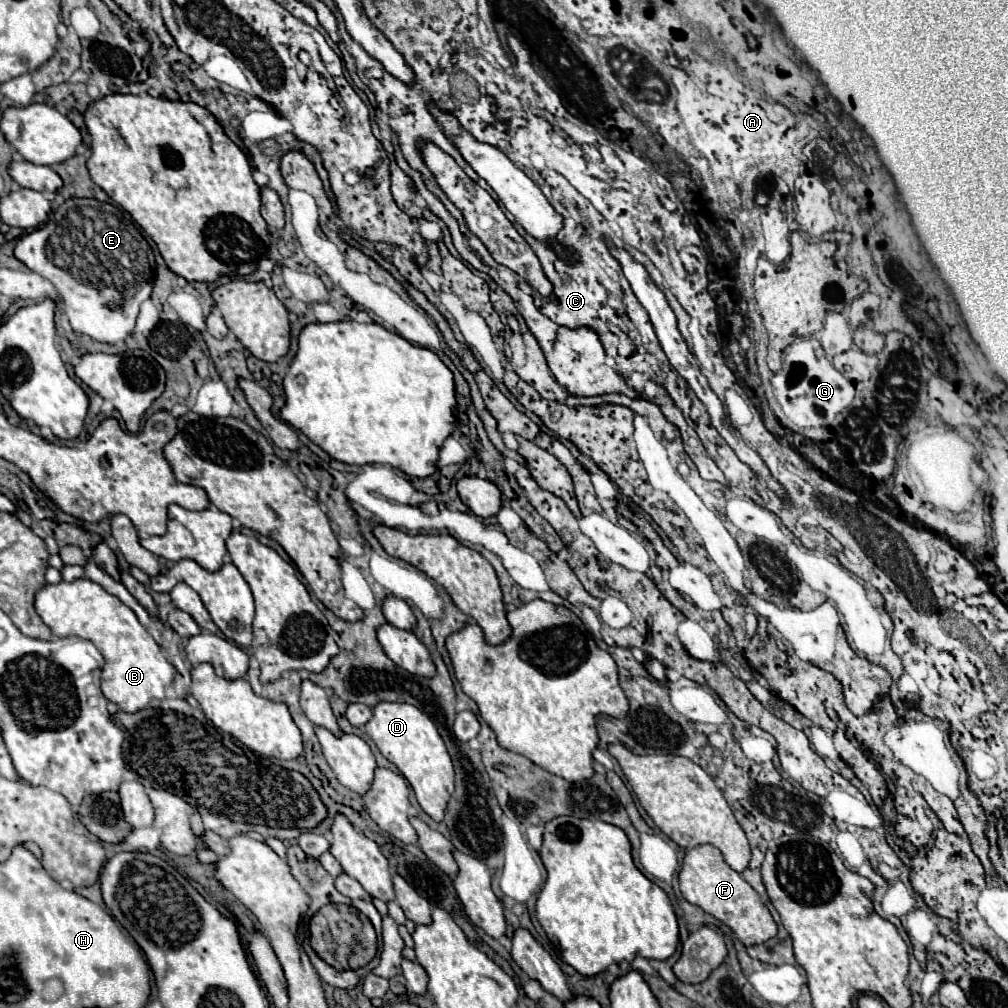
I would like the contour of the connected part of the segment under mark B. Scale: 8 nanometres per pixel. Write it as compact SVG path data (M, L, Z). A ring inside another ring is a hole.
M88 578L46 584L36 594L34 608L54 636L86 638L102 652L106 658L102 668L102 694L124 712L136 712L146 708L152 698L166 696L166 686L174 680L174 668L150 632L138 622L134 610L120 598L108 594L100 584Z

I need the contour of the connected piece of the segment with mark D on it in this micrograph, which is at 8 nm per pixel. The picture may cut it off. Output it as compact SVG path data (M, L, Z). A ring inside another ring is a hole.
M380 702L374 706L374 716L366 722L364 728L384 758L396 764L402 776L410 782L422 810L432 820L440 822L454 792L454 766L434 722L412 704Z

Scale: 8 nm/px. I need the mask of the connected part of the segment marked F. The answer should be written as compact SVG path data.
M702 844L686 852L680 872L680 890L690 904L700 906L704 912L730 926L744 946L764 944L778 932L776 922L768 912L766 904L760 900L758 892L742 878L742 874L738 874L726 864L722 852L712 844Z

